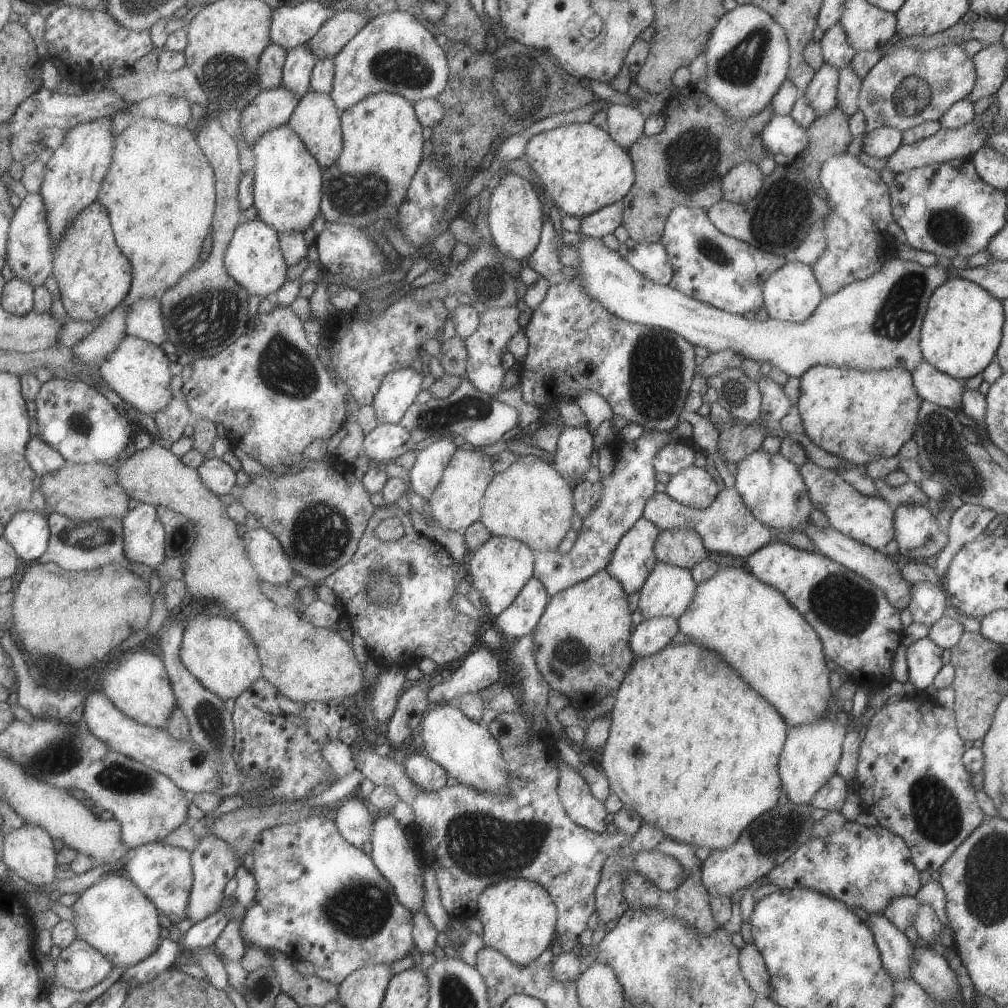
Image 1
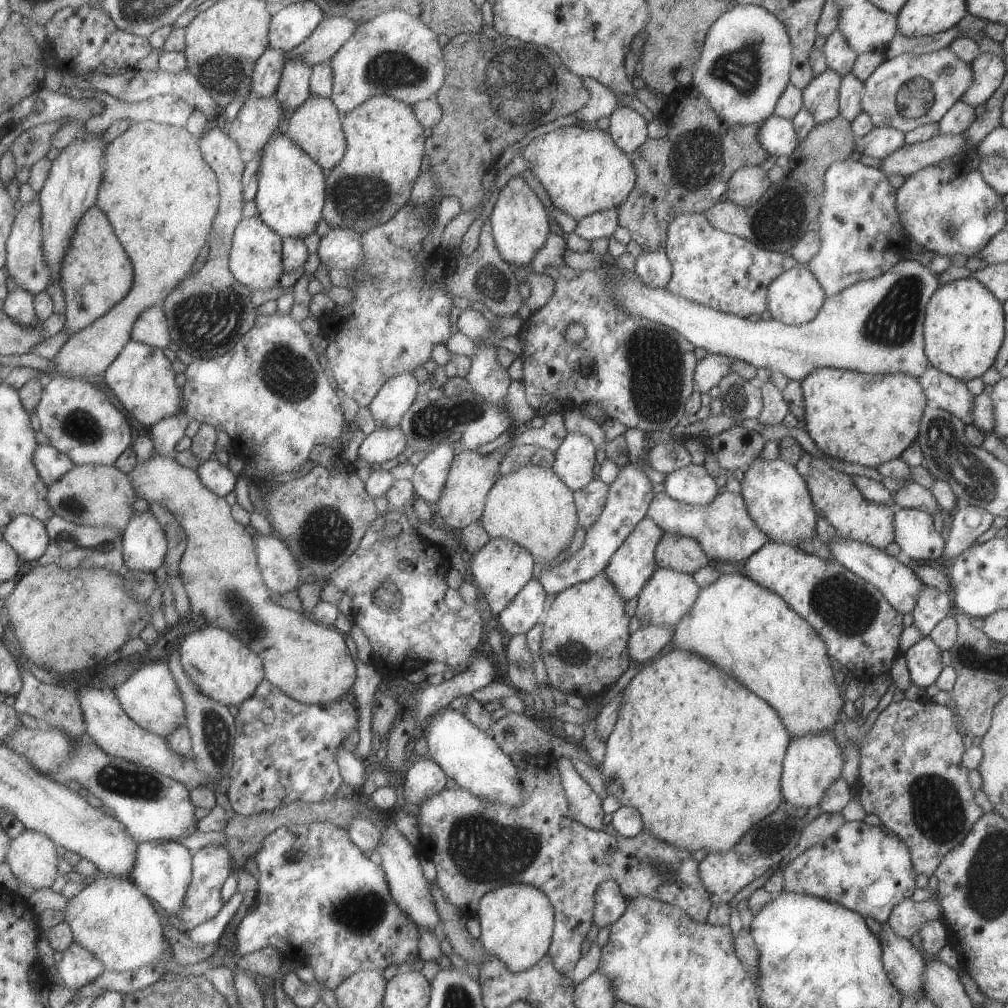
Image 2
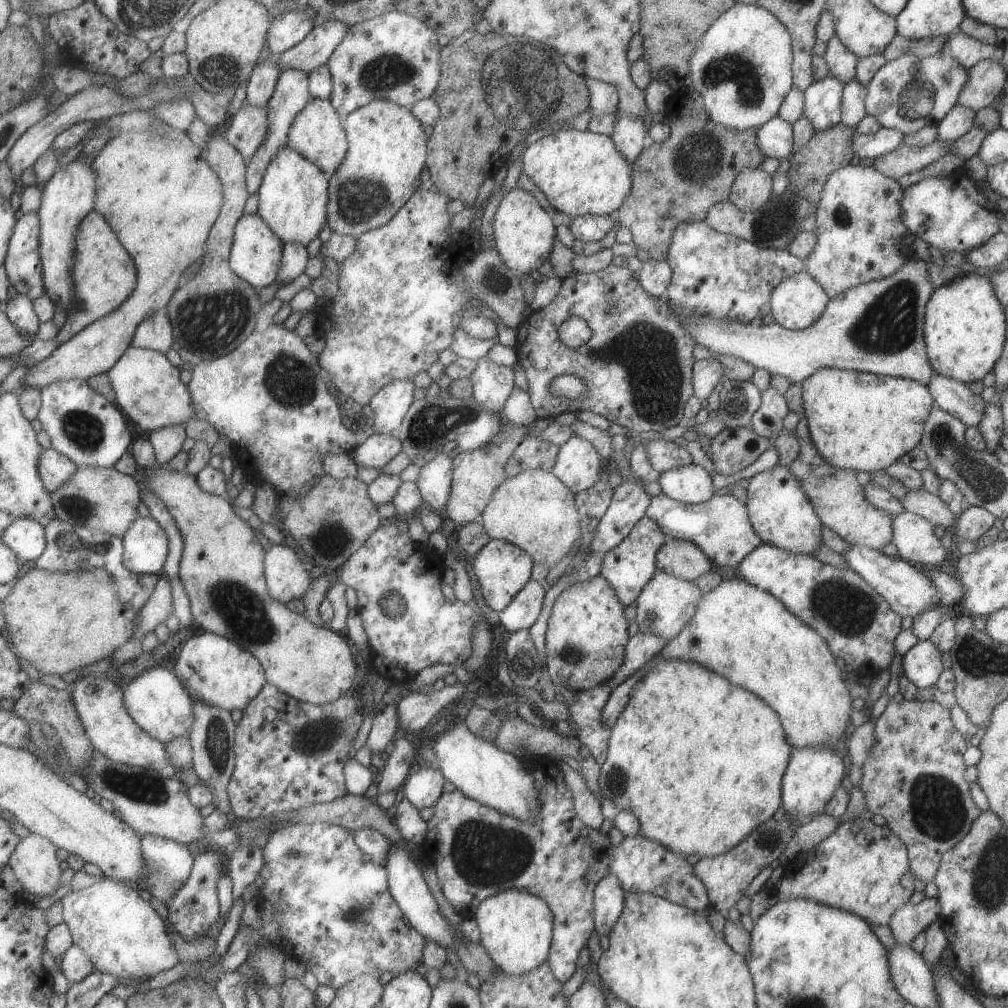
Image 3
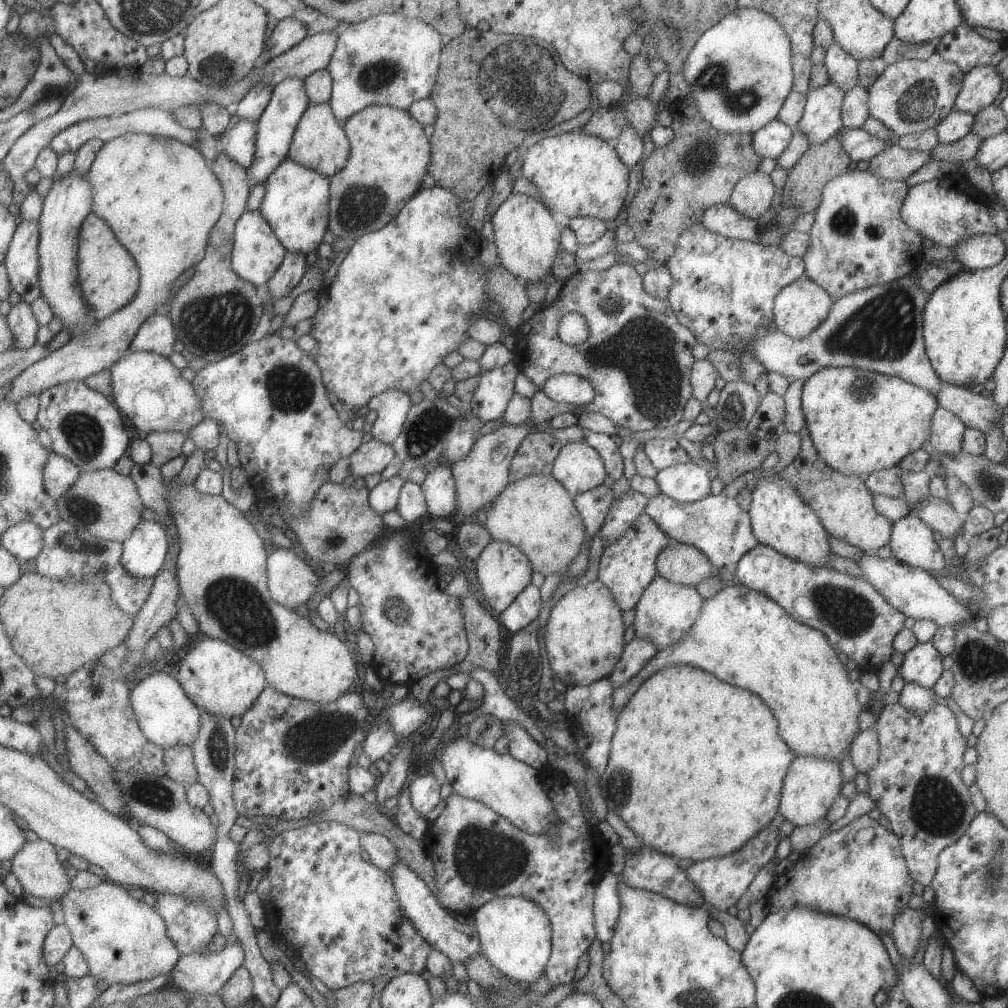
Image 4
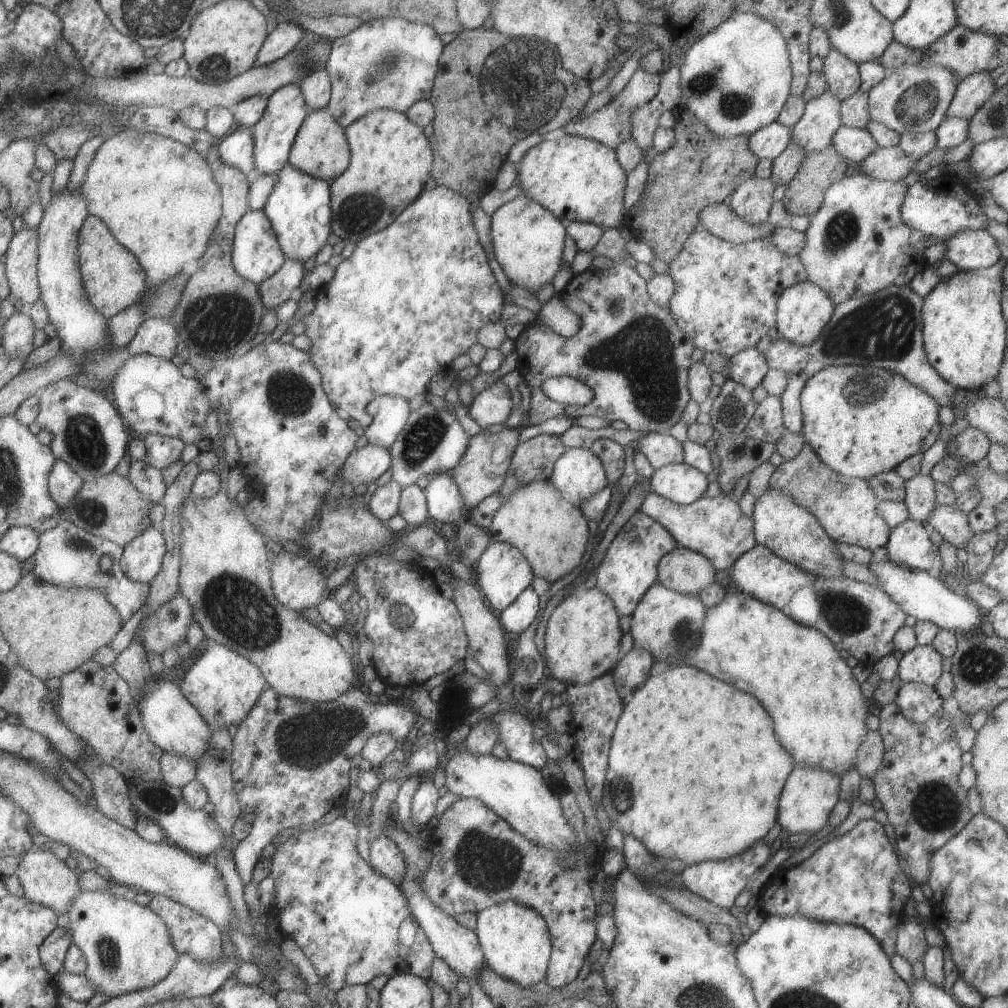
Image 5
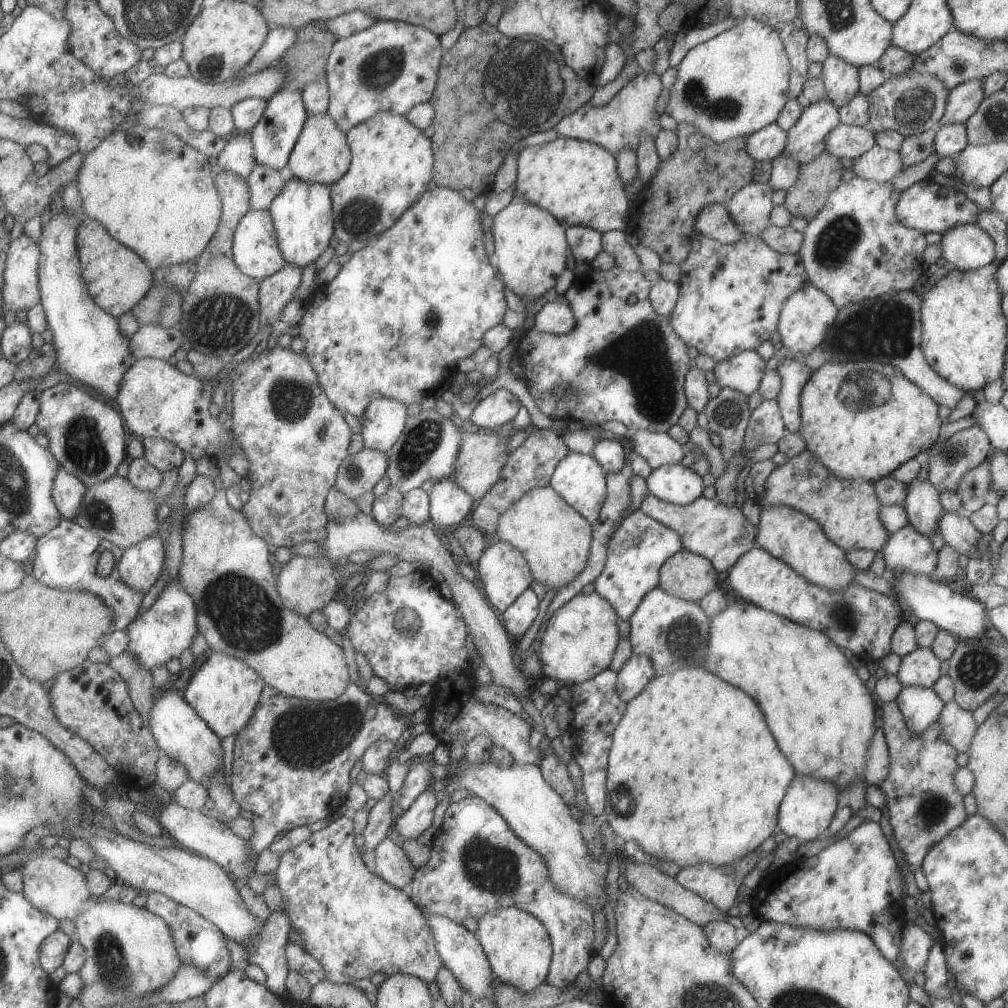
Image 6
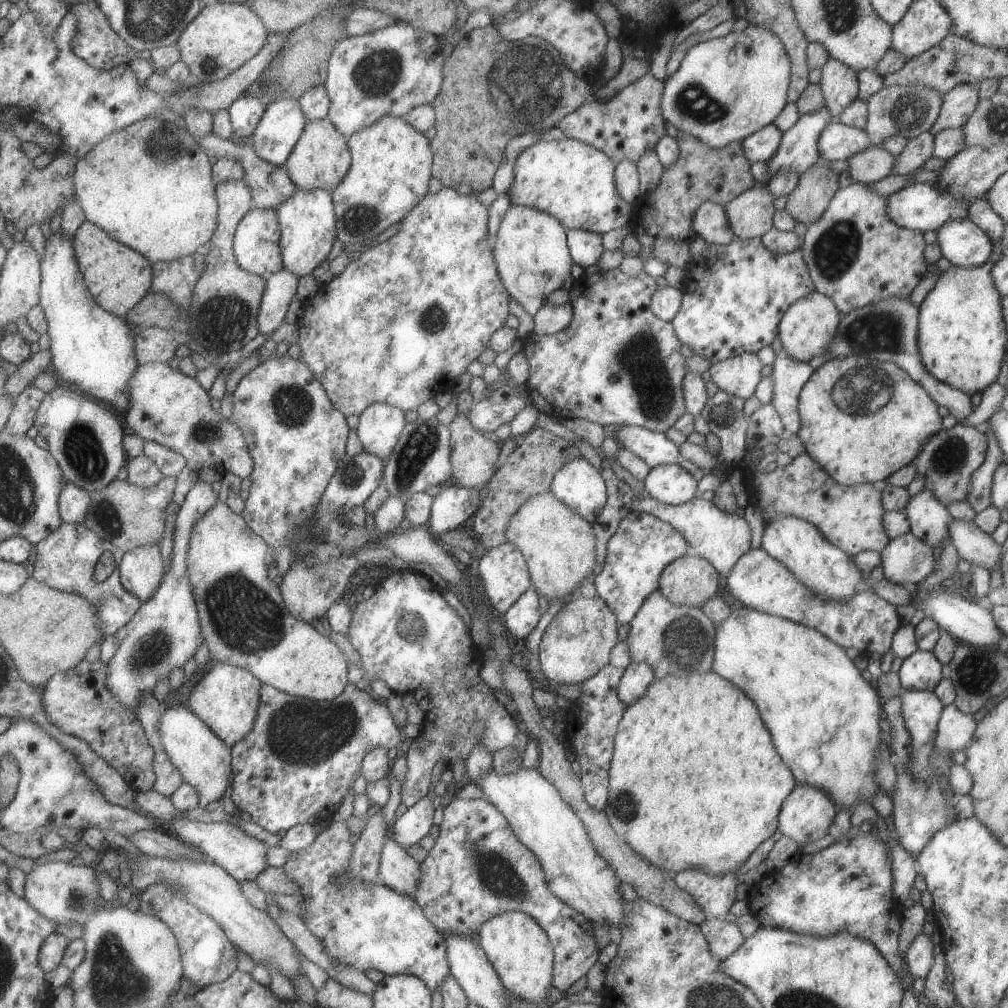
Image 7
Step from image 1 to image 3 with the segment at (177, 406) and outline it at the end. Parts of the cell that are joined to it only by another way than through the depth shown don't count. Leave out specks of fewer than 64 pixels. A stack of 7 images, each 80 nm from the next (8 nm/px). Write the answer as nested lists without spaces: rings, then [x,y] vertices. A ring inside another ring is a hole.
[[[181,424],[151,430],[148,440],[153,448],[155,461],[158,464],[167,463],[180,452],[185,438],[185,428]]]

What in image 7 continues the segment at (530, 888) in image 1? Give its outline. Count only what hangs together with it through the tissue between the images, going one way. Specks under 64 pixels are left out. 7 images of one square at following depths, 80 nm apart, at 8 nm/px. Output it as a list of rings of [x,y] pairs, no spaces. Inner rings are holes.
[[[519,911],[492,916],[480,926],[478,935],[479,946],[509,996],[534,1005],[548,1001],[551,1004],[562,997],[552,985],[552,946],[548,936],[530,916]]]

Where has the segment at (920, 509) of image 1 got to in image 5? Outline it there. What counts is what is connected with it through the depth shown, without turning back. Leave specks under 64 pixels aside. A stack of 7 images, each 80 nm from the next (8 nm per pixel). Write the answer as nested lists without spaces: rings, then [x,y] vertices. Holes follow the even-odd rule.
[[[907,519],[889,531],[884,544],[888,560],[910,569],[940,570],[938,548],[929,540],[929,528]]]

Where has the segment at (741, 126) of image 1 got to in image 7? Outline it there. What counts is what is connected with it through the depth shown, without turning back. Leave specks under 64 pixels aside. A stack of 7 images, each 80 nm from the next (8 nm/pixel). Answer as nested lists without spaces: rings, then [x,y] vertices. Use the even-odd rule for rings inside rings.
[[[681,131],[677,132],[675,139],[678,141],[678,161],[664,169],[655,191],[637,197],[626,230],[638,240],[640,249],[637,255],[642,261],[654,257],[660,262],[667,262],[669,266],[684,269],[692,258],[690,249],[693,234],[690,226],[694,210],[703,201],[723,206],[757,182],[749,173],[750,162],[743,154],[741,141],[712,149]]]

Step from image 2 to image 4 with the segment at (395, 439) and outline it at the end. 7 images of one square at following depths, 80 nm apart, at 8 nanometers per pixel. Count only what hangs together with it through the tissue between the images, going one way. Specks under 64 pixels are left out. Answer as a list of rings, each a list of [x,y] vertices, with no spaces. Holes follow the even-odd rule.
[[[375,438],[361,444],[349,456],[352,476],[363,477],[367,474],[381,473],[389,462],[394,461],[395,450]]]

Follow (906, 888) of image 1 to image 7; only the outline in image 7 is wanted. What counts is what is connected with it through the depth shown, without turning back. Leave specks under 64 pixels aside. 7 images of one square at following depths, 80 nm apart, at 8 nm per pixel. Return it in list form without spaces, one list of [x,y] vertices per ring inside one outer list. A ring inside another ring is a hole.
[[[865,825],[841,841],[835,841],[816,852],[797,853],[779,872],[768,872],[761,880],[761,890],[765,892],[767,904],[753,910],[759,927],[783,929],[792,933],[828,937],[846,932],[857,938],[871,942],[896,972],[898,981],[903,982],[903,960],[897,947],[904,908],[891,896],[891,861],[885,854],[884,842]]]

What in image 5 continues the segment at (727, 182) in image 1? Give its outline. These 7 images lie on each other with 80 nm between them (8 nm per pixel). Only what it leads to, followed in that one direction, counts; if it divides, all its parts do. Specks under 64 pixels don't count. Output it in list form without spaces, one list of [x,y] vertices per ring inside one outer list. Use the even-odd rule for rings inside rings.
[[[751,175],[735,187],[727,199],[727,205],[747,224],[765,224],[773,202],[771,193],[774,186],[769,178],[760,179]]]

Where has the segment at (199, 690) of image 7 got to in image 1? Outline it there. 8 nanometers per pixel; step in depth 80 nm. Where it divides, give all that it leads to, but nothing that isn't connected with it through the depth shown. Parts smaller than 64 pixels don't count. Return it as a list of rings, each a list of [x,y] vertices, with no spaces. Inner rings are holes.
[[[205,609],[201,613],[184,613],[185,623],[180,644],[183,666],[203,688],[224,701],[236,699],[261,674],[261,663],[248,632],[232,617]]]

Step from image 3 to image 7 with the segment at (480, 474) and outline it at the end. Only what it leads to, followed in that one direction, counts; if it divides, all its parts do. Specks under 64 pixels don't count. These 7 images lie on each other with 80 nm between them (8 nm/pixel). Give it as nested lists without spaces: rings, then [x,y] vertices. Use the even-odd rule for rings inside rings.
[[[456,414],[448,424],[448,429],[450,432],[449,444],[451,445],[449,458],[452,468],[452,481],[457,486],[477,487],[480,490],[495,472],[494,464],[498,460],[500,451],[497,446],[498,440],[475,430],[464,415]]]

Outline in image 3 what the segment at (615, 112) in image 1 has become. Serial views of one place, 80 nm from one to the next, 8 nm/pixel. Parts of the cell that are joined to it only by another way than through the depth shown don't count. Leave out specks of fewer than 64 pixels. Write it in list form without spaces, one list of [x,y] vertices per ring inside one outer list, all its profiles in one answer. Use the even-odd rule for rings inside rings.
[[[620,112],[615,113],[615,118],[617,120],[610,138],[617,152],[625,158],[627,163],[632,164],[639,156],[639,152],[643,150],[643,138],[647,134],[644,121],[631,114]]]

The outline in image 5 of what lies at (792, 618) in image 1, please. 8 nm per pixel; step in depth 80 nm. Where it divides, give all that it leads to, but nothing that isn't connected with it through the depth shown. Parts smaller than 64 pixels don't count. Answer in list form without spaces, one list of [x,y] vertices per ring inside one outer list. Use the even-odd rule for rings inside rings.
[[[735,590],[735,594],[727,593],[719,604],[705,609],[704,621],[701,627],[700,642],[695,649],[692,649],[687,655],[678,657],[677,659],[669,658],[667,661],[654,661],[648,674],[661,674],[668,666],[678,666],[679,664],[687,664],[705,671],[707,674],[734,686],[737,690],[742,690],[753,696],[759,701],[759,704],[765,708],[765,712],[772,720],[772,729],[775,736],[778,738],[779,744],[789,753],[792,762],[795,765],[802,767],[813,767],[831,773],[832,775],[843,777],[843,774],[850,769],[855,770],[854,762],[856,761],[856,752],[863,740],[863,737],[869,732],[865,727],[865,718],[867,718],[867,707],[871,700],[867,700],[861,695],[859,683],[851,674],[851,669],[845,663],[845,659],[841,659],[836,646],[814,628],[809,628],[793,622],[789,617],[786,617],[780,610],[774,609],[768,604],[758,601],[756,598],[750,597],[748,594]]]

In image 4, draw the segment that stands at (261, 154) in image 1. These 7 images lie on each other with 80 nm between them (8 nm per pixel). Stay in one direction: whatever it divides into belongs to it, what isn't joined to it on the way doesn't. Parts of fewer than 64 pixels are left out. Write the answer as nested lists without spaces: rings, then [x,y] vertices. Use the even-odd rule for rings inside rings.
[[[287,157],[266,178],[263,184],[265,192],[258,209],[286,252],[306,256],[321,244],[321,238],[328,228],[328,184],[329,178]]]

